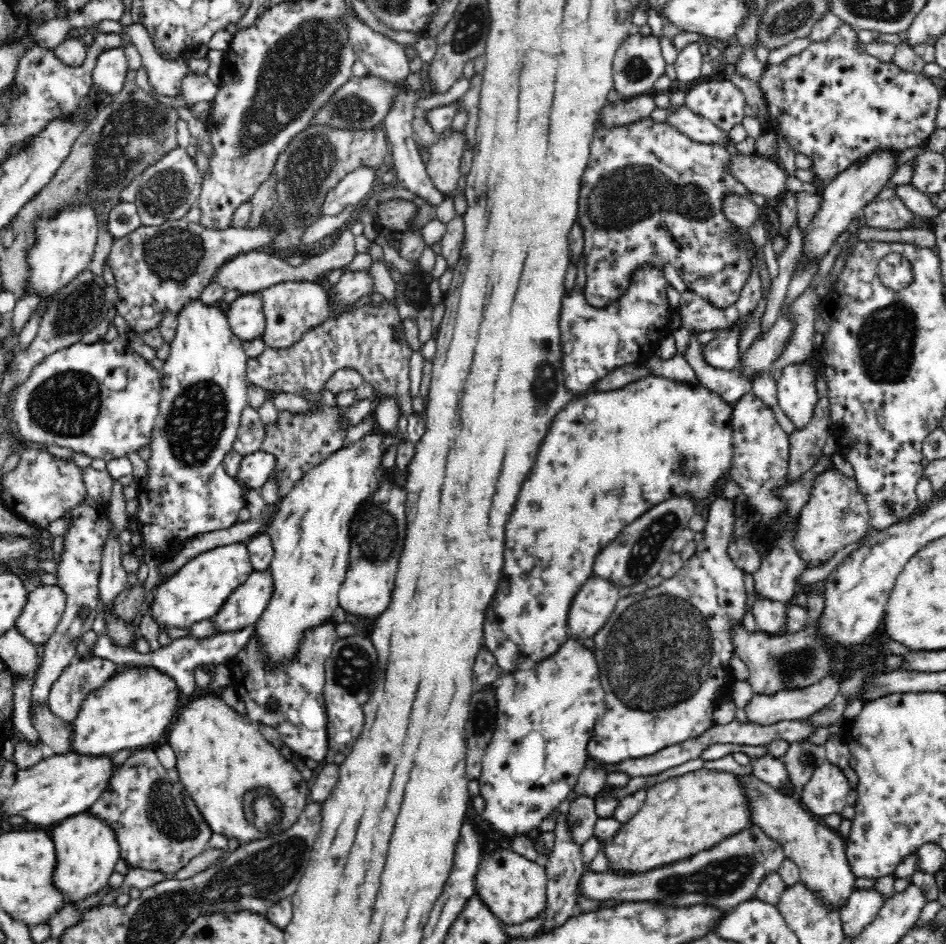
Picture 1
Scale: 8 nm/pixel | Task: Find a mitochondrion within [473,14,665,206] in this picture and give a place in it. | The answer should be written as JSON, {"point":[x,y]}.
{"point":[636,69]}

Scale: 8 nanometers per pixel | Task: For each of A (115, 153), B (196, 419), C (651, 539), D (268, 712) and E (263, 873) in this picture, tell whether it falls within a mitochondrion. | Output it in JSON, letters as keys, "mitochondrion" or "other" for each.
{"A":"mitochondrion","B":"mitochondrion","C":"mitochondrion","D":"other","E":"mitochondrion"}

